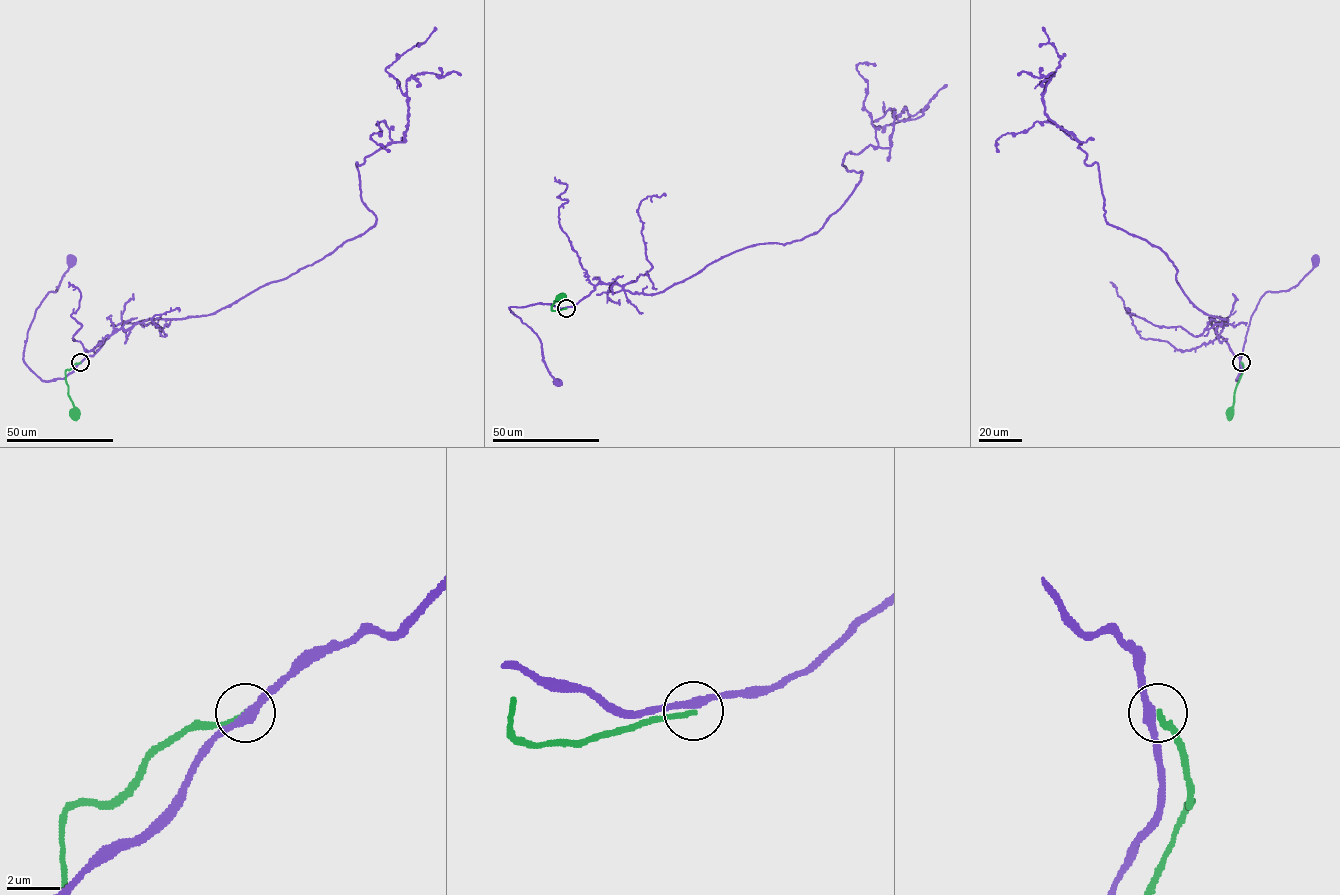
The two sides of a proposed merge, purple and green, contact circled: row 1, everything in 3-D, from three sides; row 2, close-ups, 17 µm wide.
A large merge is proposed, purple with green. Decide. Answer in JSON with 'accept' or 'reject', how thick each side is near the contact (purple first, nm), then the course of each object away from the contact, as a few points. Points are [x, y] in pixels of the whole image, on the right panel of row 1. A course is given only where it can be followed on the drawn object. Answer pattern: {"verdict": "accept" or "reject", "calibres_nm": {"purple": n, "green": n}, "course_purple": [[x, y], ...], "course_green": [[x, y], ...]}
{"verdict": "reject", "calibres_nm": {"purple": 280, "green": 190}, "course_purple": [[1241, 362], [1246, 333], [1260, 298], [1265, 292], [1286, 291], [1296, 286], [1312, 269], [1315, 260]], "course_green": [[1241, 362], [1243, 370], [1231, 412]]}

